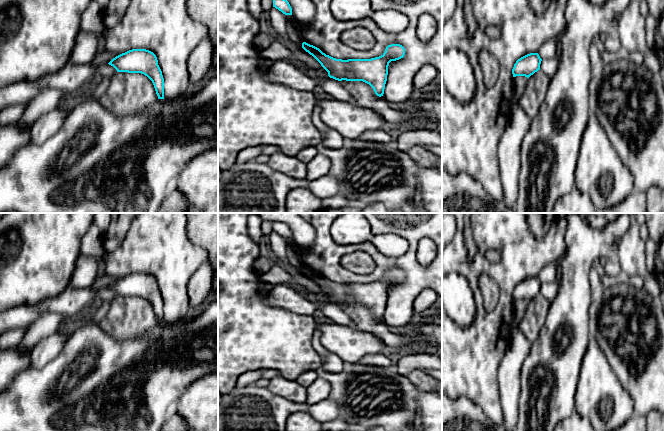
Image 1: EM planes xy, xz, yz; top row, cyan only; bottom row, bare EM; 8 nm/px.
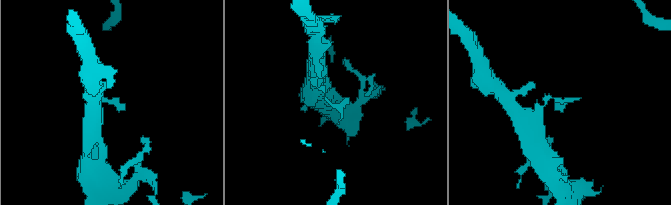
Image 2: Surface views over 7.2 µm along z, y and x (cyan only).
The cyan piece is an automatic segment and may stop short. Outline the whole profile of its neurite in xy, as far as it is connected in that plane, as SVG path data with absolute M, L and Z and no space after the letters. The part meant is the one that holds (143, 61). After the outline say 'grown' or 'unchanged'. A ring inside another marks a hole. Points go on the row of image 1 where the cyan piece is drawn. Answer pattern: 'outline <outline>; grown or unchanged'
outline M132 49L116 56L108 64L117 72L144 74L152 81L158 99L164 99L164 78L153 52L146 49Z; unchanged

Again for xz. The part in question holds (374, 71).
outline M306 42L302 43L302 48L321 64L330 78L338 81L363 81L369 84L379 97L384 94L389 63L405 55L405 48L400 44L388 45L379 57L348 60L326 55L319 48Z; unchanged

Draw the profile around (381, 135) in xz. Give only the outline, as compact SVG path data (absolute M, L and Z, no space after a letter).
M370 130L365 132L358 140L389 143L394 139L384 130Z

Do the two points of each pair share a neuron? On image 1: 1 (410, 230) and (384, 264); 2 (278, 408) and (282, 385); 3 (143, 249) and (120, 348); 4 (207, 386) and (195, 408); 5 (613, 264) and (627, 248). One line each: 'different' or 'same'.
1: same
2: different
3: different
4: same
5: different

